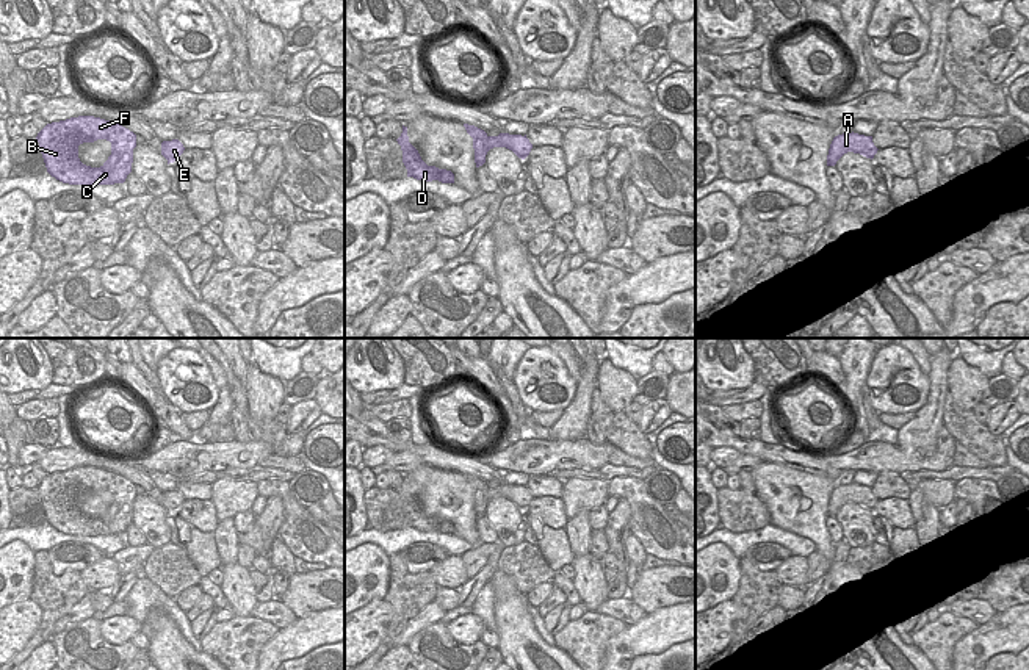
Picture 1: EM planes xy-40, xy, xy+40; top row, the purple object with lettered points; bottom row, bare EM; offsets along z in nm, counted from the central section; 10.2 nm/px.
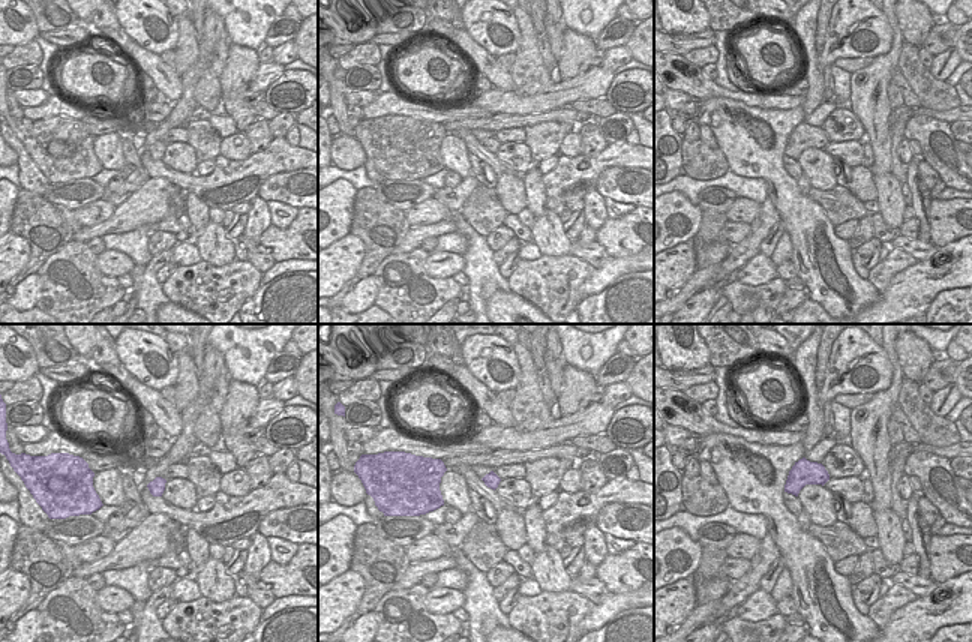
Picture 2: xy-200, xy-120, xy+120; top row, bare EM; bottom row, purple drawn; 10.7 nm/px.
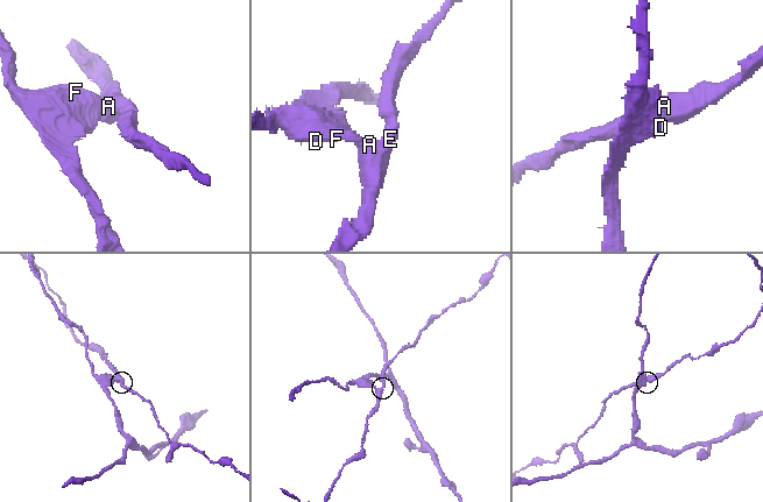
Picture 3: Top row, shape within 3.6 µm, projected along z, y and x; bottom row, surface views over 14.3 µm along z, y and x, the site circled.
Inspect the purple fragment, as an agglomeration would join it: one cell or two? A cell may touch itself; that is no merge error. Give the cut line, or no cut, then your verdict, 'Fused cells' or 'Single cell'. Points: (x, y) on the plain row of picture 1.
Split along xy (489, 487), (486, 501). Fused cells.

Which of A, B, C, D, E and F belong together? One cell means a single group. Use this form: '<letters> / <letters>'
A E / B C D F

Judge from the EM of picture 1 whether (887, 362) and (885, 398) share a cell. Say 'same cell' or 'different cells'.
same cell

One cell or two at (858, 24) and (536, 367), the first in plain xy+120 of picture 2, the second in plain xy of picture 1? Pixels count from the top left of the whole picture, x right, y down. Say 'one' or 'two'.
one

